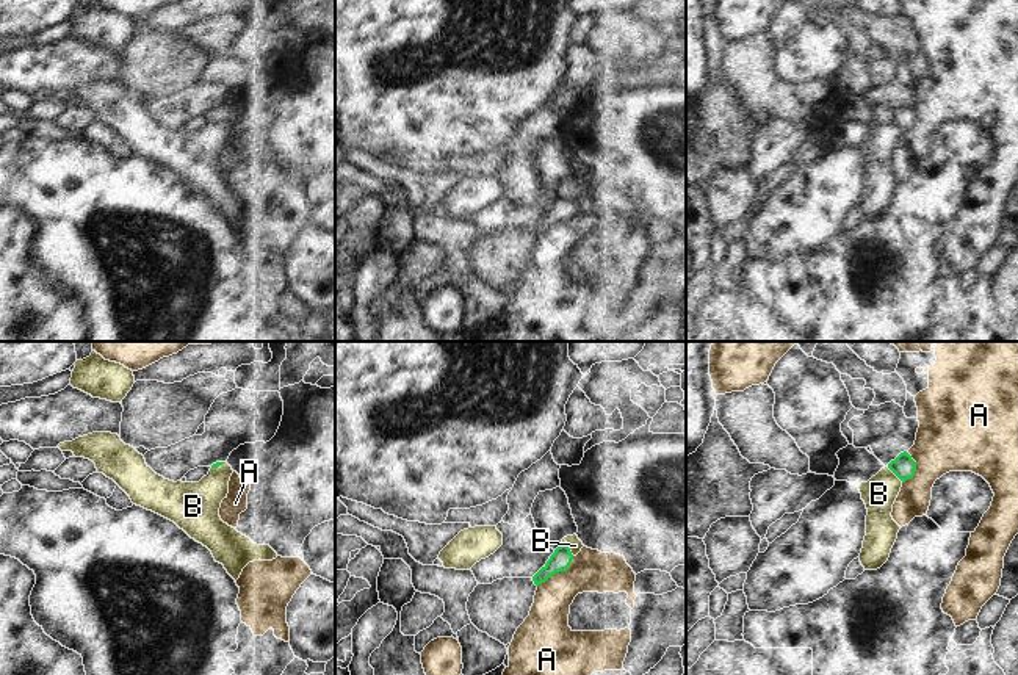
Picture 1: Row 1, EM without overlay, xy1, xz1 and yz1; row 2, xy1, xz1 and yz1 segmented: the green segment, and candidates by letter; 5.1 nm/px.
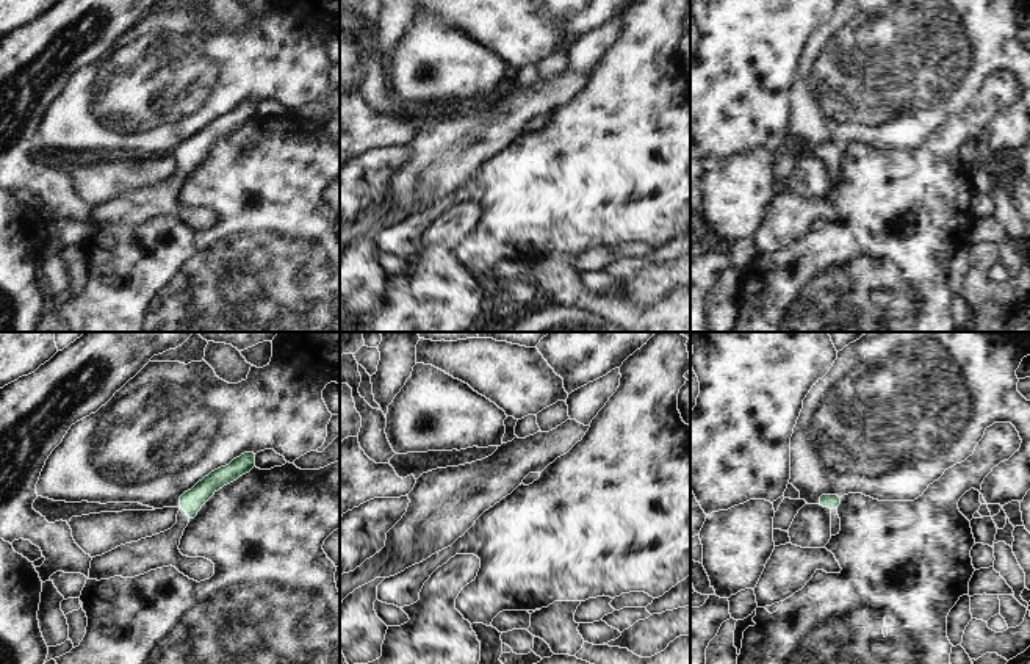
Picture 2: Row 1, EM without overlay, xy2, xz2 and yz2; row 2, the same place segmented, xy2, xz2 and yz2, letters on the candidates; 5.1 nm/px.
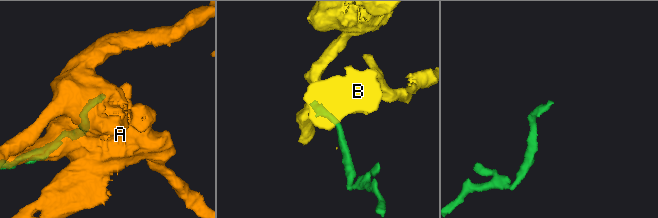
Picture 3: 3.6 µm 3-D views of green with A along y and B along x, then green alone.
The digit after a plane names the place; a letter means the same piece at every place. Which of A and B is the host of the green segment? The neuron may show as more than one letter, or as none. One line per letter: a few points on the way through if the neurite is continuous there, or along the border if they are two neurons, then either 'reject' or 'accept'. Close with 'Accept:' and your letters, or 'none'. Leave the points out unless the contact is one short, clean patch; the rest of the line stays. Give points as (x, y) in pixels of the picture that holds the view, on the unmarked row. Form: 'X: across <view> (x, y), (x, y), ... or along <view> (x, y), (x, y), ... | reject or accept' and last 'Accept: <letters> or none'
A: reject
B: along xz1 (561, 193), (573, 204) | reject
Accept: none

